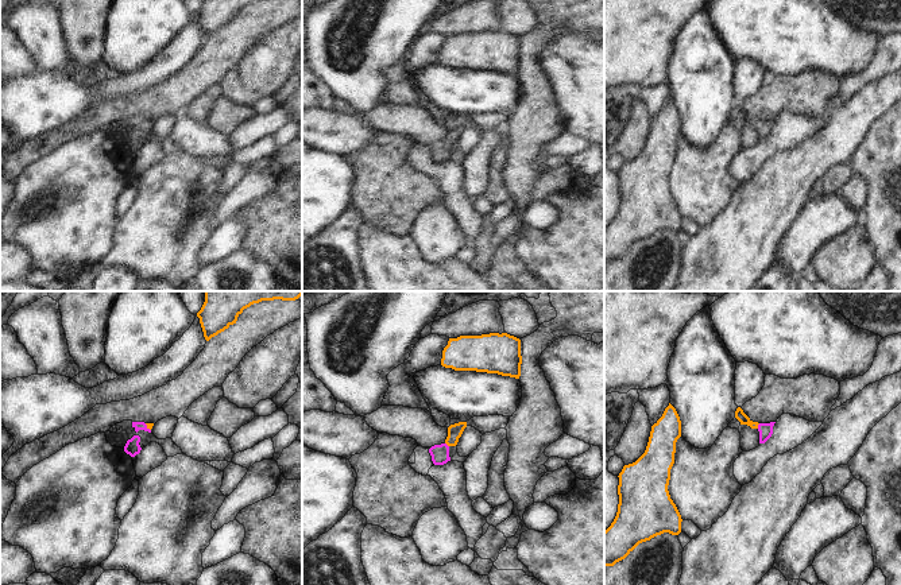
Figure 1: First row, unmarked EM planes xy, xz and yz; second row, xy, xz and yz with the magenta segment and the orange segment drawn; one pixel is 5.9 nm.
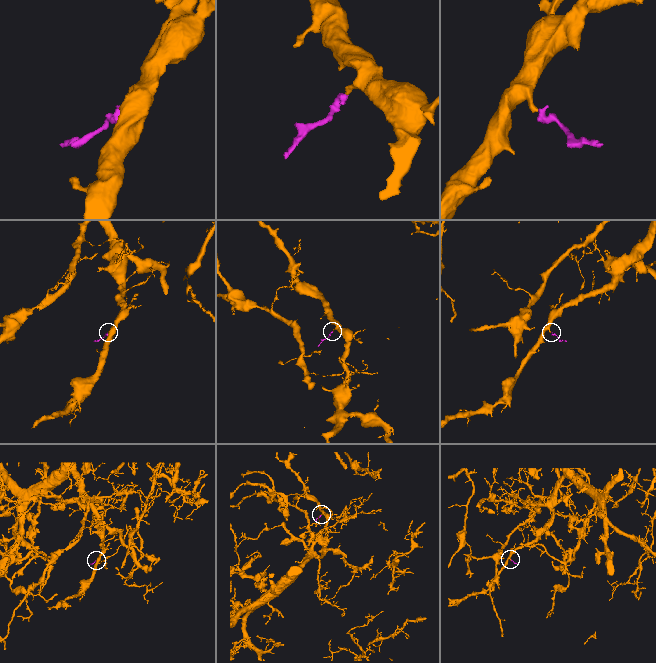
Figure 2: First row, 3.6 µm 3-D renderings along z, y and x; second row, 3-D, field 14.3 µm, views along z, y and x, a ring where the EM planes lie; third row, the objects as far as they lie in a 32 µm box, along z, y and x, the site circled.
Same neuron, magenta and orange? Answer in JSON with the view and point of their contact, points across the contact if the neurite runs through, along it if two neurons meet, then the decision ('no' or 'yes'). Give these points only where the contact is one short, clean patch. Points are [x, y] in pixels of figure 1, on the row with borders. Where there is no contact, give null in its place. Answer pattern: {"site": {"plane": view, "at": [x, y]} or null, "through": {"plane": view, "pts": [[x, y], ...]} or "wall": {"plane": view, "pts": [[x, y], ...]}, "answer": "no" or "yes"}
{"site": {"plane": "yz", "at": [758, 426]}, "through": {"plane": "yz", "pts": [[765, 430], [758, 426], [751, 425], [739, 414]]}, "answer": "yes"}

